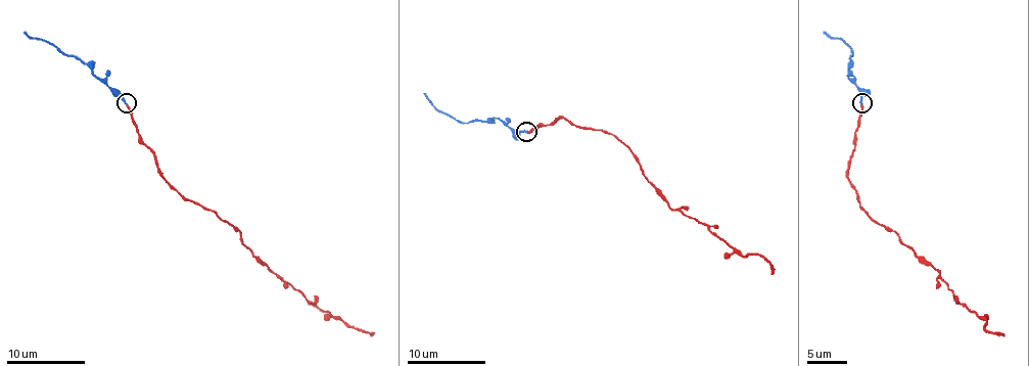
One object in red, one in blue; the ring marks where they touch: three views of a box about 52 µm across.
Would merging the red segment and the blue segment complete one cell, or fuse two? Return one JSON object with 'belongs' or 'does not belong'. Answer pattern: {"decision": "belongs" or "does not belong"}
{"decision": "belongs"}

